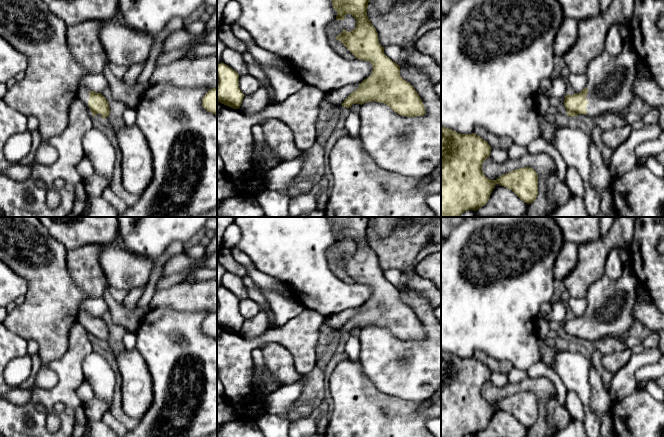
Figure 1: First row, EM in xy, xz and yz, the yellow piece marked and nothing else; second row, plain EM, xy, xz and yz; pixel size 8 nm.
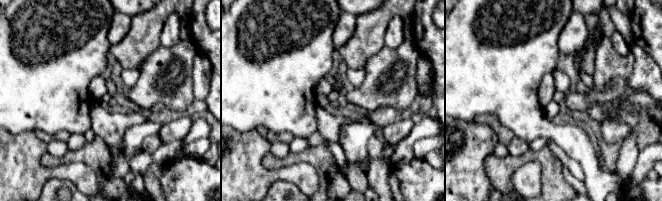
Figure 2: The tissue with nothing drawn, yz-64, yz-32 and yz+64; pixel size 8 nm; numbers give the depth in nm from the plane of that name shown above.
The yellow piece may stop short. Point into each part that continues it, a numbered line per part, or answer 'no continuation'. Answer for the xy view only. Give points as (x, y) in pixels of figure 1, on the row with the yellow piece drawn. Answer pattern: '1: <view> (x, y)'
1: xy (83, 93)

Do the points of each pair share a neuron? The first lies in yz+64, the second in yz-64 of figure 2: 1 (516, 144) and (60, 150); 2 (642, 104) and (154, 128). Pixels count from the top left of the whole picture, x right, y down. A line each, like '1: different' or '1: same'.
1: different
2: different

